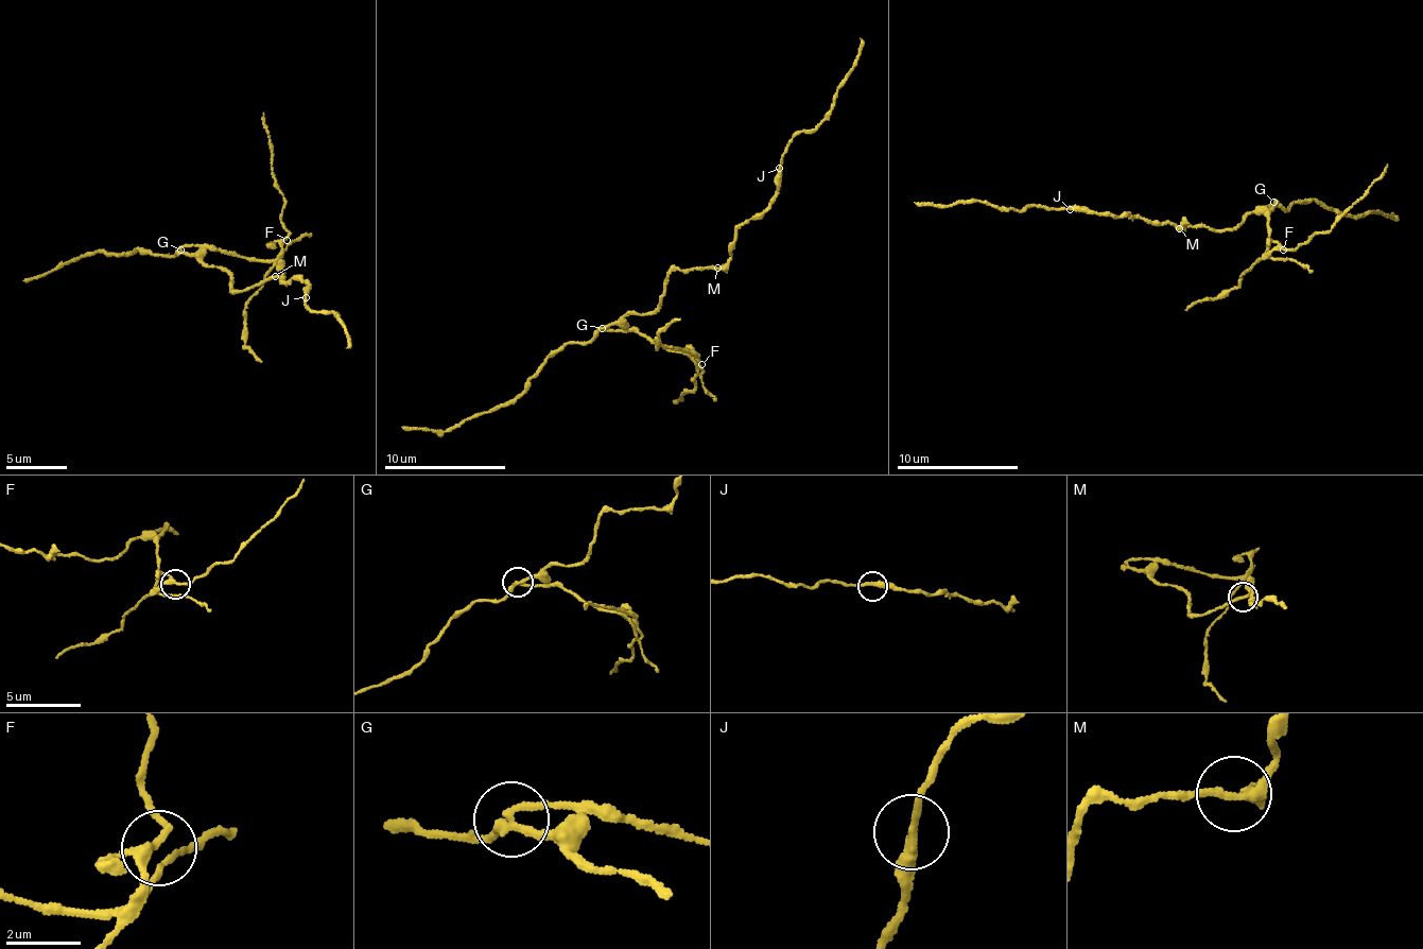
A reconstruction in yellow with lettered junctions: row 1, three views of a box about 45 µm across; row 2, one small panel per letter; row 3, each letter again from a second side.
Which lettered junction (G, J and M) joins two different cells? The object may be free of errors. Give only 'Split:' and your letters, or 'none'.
Split: G

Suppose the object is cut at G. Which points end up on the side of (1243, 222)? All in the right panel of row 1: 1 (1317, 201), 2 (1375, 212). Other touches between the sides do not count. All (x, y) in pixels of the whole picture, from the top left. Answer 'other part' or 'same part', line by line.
1: same part
2: same part

